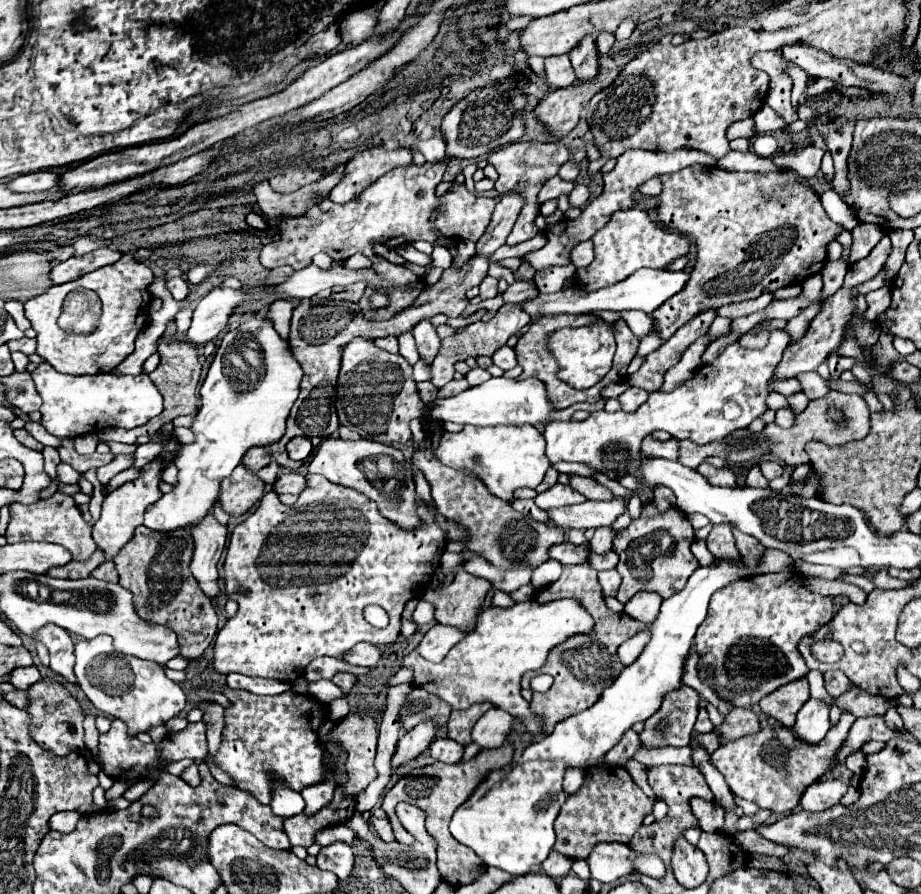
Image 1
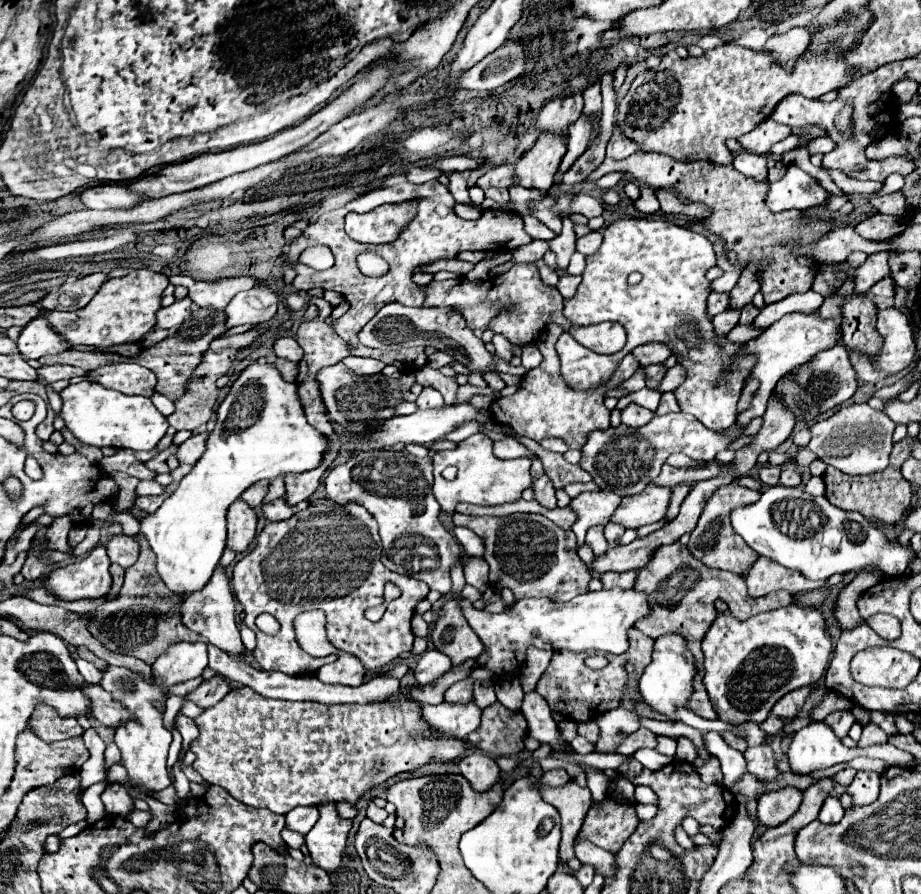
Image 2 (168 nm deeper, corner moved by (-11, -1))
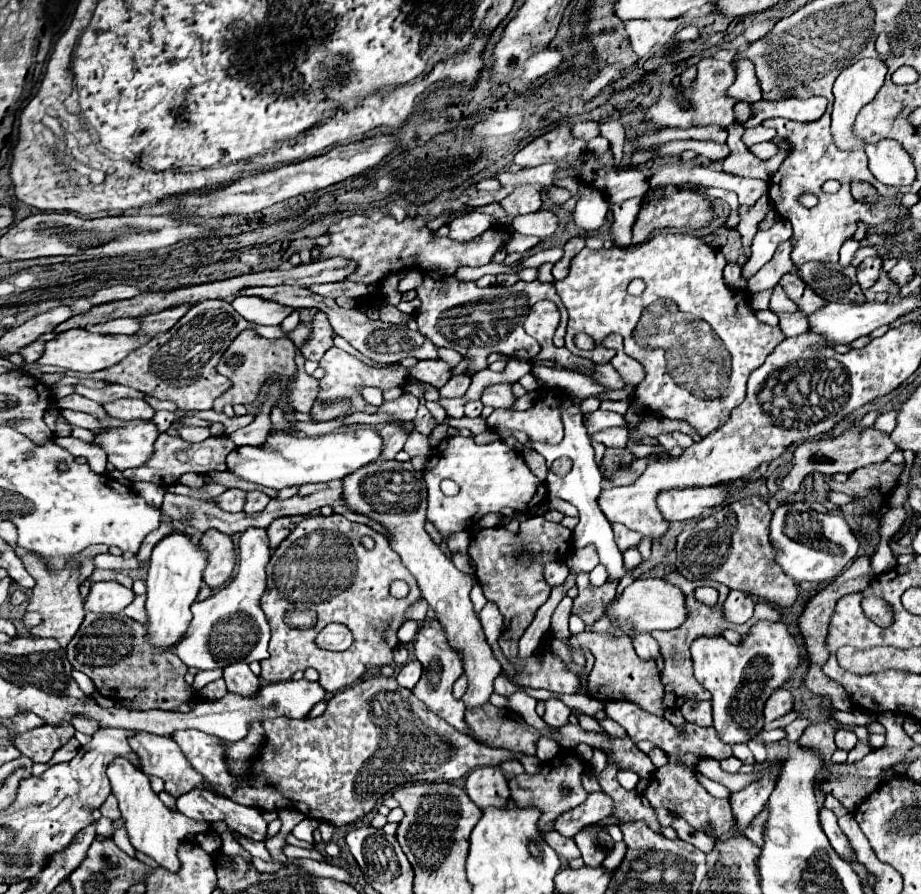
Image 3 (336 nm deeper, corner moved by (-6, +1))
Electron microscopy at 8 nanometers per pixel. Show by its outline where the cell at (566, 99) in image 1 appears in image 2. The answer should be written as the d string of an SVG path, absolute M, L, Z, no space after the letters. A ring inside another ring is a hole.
M538 136L534 148L514 162L514 186L536 188L542 192L550 190L554 186L558 166L566 154L566 146L562 144L564 140L556 140L556 136Z

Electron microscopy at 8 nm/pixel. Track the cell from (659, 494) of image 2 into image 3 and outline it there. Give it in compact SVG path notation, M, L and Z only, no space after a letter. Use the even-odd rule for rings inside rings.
M707 486L707 490L663 490L655 502L667 522L683 522L699 518L707 508L723 504L725 492L725 488L715 486Z

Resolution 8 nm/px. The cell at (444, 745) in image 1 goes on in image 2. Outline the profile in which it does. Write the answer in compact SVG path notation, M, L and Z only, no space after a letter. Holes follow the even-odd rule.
M480 752L464 756L464 760L460 760L458 768L476 792L488 792L494 784L498 784L502 780L496 760L492 756L480 754Z

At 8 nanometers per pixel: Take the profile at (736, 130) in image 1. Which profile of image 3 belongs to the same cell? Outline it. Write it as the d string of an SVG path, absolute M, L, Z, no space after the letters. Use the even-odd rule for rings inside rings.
M763 124L759 126L749 126L743 134L743 142L745 146L753 146L757 142L765 142L765 140L773 140L775 138L775 130L773 128L765 128Z

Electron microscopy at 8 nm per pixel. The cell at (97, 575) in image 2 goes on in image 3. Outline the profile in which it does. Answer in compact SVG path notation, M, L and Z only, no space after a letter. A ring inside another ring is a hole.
M93 582L85 598L87 612L117 614L133 600L133 592L119 582Z

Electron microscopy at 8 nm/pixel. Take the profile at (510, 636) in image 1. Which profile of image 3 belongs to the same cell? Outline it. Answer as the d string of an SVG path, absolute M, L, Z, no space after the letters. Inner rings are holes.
M637 578L631 582L619 596L615 596L611 602L605 604L603 614L591 624L591 630L595 634L605 634L605 632L621 632L627 634L627 630L671 630L683 624L687 618L685 604L683 604L683 594L679 588L671 586L663 578Z

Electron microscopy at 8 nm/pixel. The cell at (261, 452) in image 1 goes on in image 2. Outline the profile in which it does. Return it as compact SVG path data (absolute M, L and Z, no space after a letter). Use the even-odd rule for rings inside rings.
M262 480L262 482L256 482L252 488L248 488L240 498L246 502L246 504L252 504L252 508L258 508L262 504L262 498L268 490L268 480Z

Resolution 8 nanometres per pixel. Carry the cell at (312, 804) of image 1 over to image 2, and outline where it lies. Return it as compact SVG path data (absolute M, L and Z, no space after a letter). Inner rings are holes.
M322 804L317 808L320 810L320 818L306 834L306 846L312 862L332 874L344 858L346 838L352 822L338 818L334 804Z

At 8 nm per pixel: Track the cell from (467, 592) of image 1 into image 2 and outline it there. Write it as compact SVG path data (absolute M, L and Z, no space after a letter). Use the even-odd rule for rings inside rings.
M452 600L446 602L436 616L432 642L438 652L450 658L450 670L466 660L476 660L482 654L480 638L466 622L462 610L458 606L452 606Z

